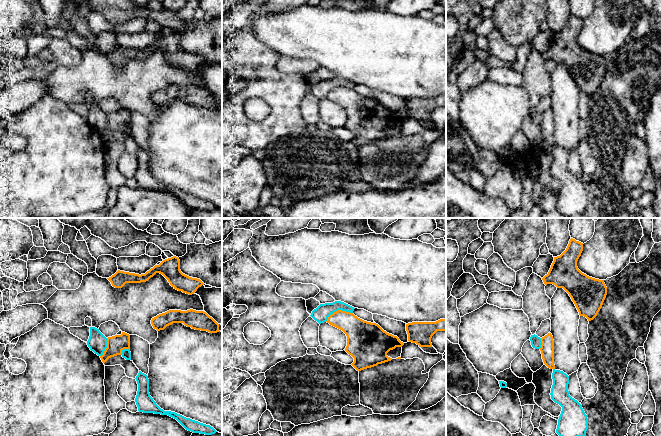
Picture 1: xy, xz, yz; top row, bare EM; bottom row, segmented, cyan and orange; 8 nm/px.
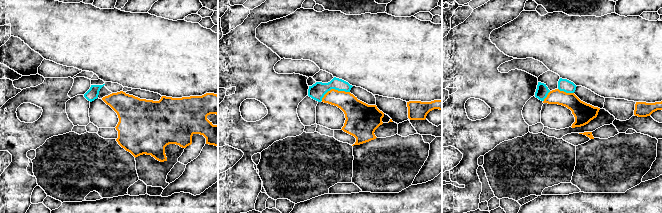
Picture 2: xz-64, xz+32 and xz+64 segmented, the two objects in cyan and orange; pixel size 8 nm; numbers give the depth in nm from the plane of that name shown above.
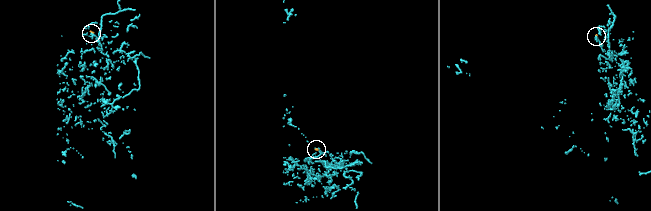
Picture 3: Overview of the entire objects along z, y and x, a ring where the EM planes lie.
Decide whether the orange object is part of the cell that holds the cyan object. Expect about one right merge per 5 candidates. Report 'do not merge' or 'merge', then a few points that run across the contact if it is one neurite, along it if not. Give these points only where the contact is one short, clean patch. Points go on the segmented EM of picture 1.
do not merge | xz (352, 312), (337, 310), (325, 321)

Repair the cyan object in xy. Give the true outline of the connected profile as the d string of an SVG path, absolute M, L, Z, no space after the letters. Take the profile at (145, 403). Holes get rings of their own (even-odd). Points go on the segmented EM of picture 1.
M139 371L135 379L138 384L138 391L135 398L135 402L139 412L168 415L176 419L186 430L191 431L193 433L212 435L217 432L210 425L200 423L190 418L186 418L175 412L164 411L156 404L156 402L150 396L148 376Z

